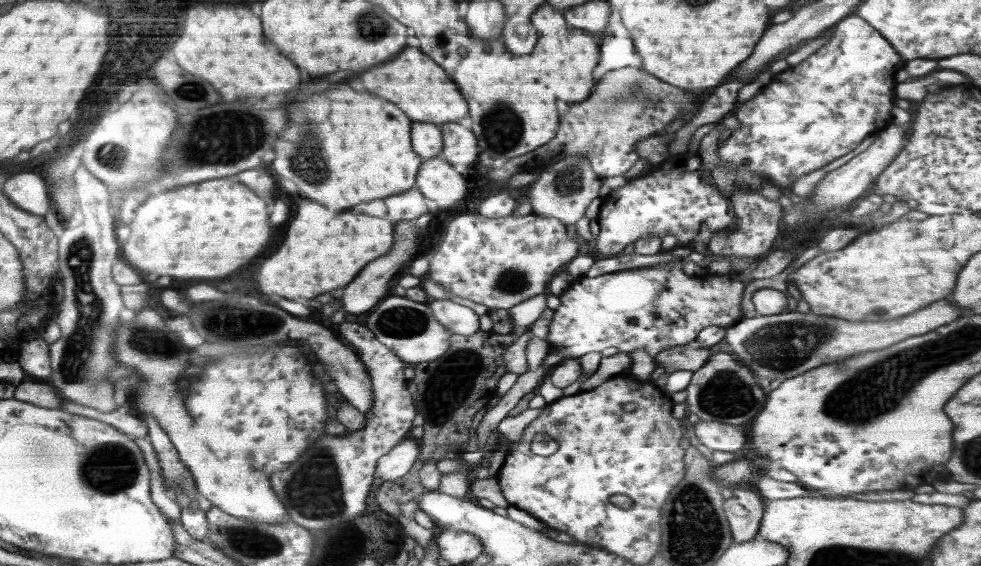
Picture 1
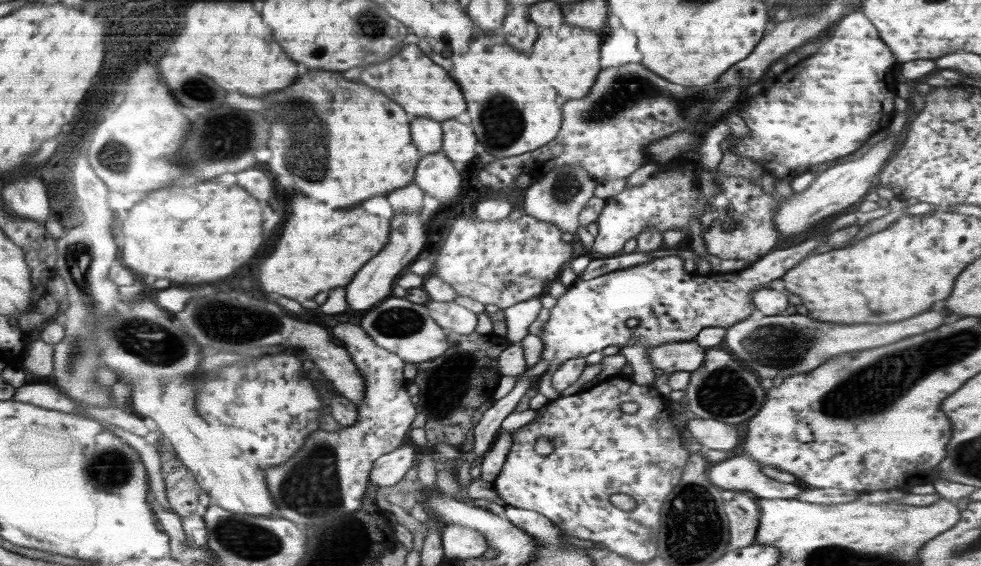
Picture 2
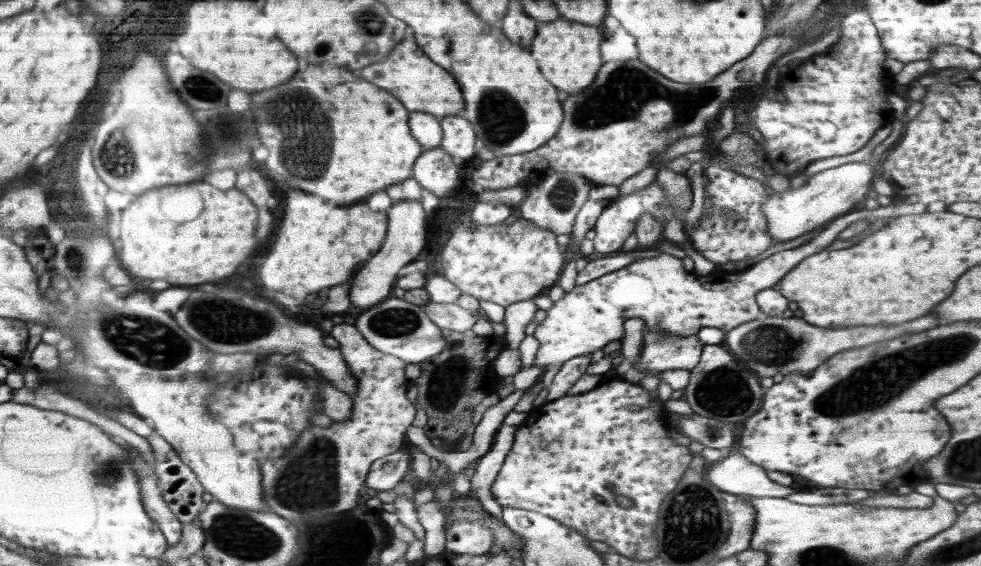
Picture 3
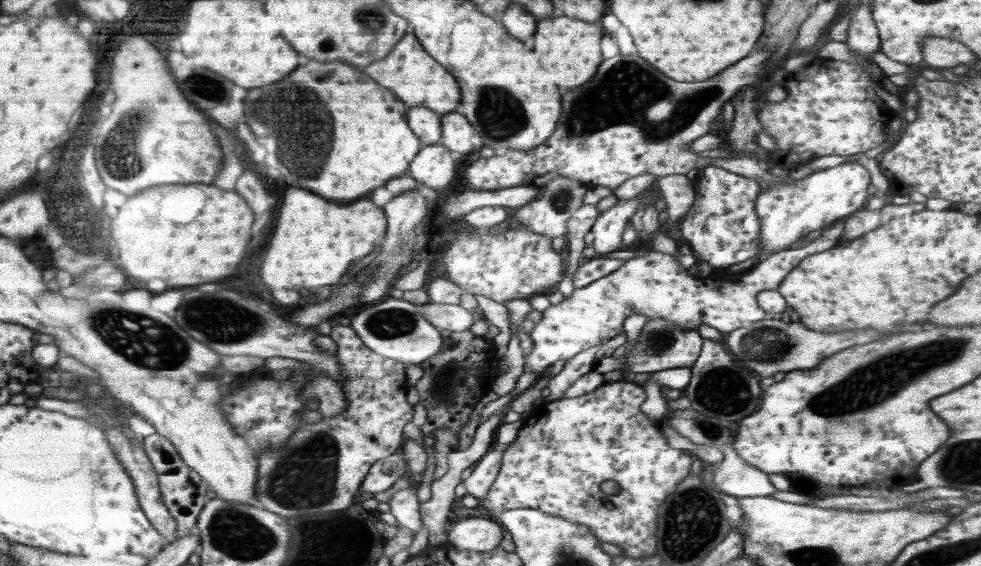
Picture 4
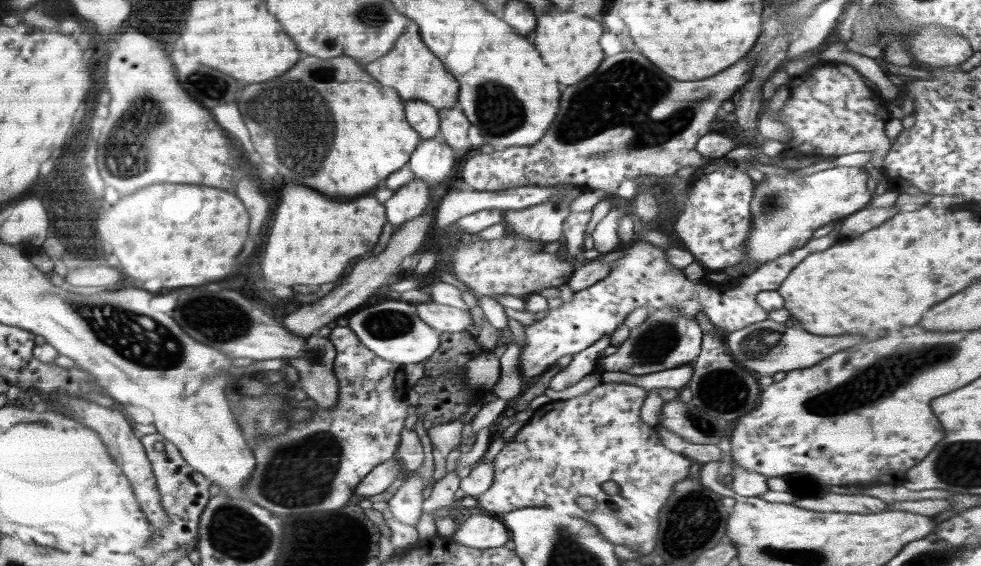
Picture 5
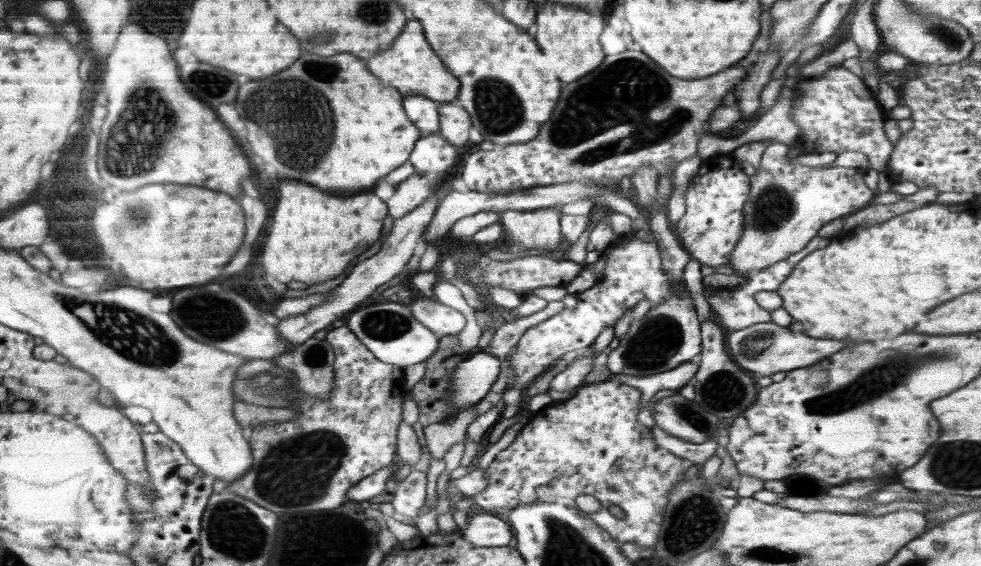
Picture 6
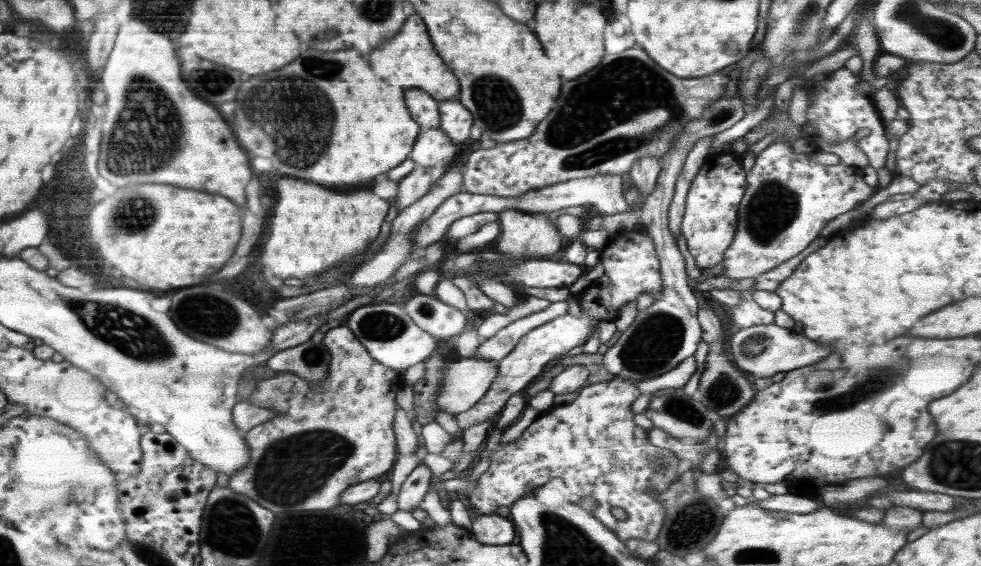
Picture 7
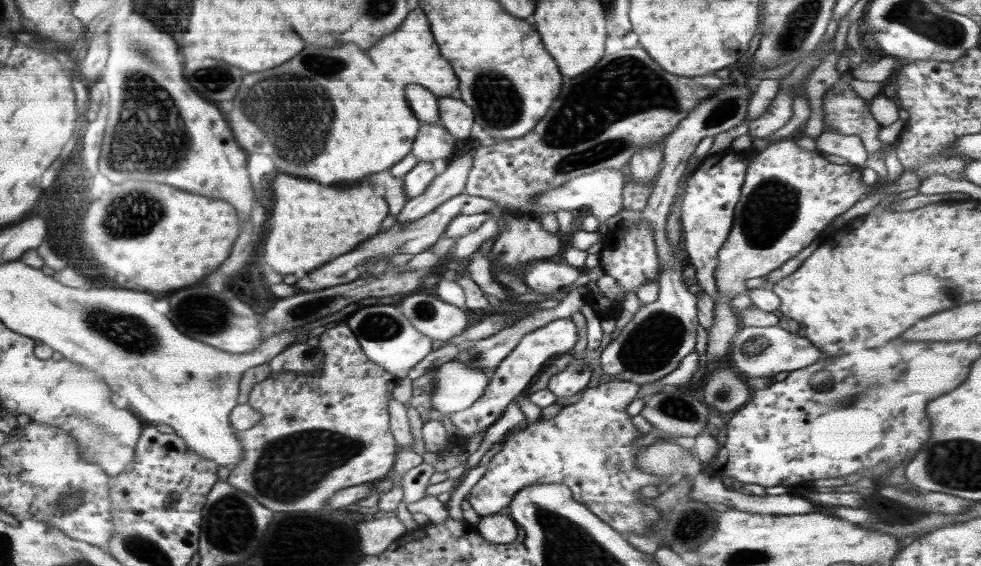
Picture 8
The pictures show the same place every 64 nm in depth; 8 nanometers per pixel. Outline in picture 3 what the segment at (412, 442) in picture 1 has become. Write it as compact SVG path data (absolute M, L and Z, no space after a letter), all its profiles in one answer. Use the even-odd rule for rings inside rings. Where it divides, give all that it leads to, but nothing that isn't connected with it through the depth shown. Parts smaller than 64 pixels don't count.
M398 449L392 454L375 460L370 467L365 486L376 491L390 490L402 481L406 472L410 470L411 456L409 452Z

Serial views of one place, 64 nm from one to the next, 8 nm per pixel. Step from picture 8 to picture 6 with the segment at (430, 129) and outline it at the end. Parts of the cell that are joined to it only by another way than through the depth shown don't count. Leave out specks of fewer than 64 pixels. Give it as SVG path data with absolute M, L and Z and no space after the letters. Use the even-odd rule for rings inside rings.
M436 134L421 137L408 157L416 173L436 174L437 183L452 174L457 148Z

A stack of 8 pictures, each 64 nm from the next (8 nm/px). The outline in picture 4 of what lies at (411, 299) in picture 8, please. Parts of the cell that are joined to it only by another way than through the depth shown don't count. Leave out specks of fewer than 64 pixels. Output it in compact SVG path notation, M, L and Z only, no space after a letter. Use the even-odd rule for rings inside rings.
M425 303L420 307L423 317L440 332L470 329L477 318L473 312L458 304Z

